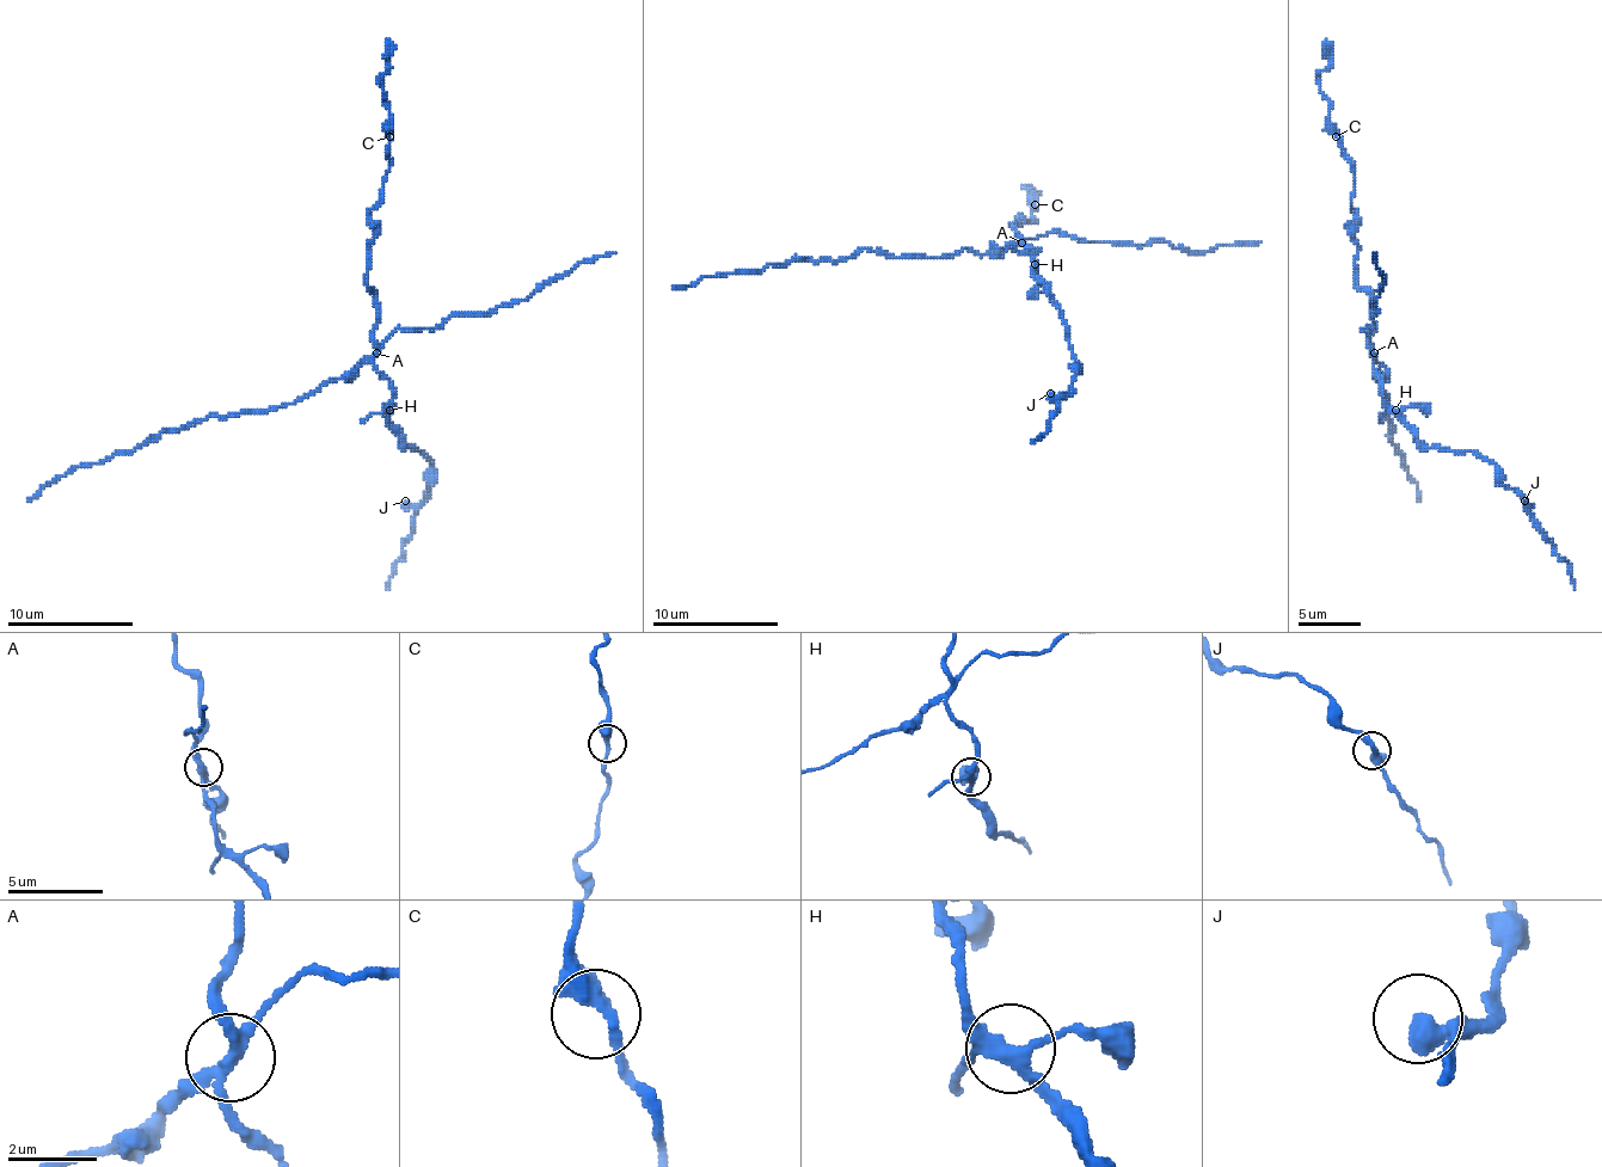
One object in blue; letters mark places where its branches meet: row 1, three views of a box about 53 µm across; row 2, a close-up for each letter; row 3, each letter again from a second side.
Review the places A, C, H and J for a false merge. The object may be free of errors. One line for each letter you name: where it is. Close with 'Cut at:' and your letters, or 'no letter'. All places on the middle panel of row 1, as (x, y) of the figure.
A: (1022, 243)
Cut at: A

